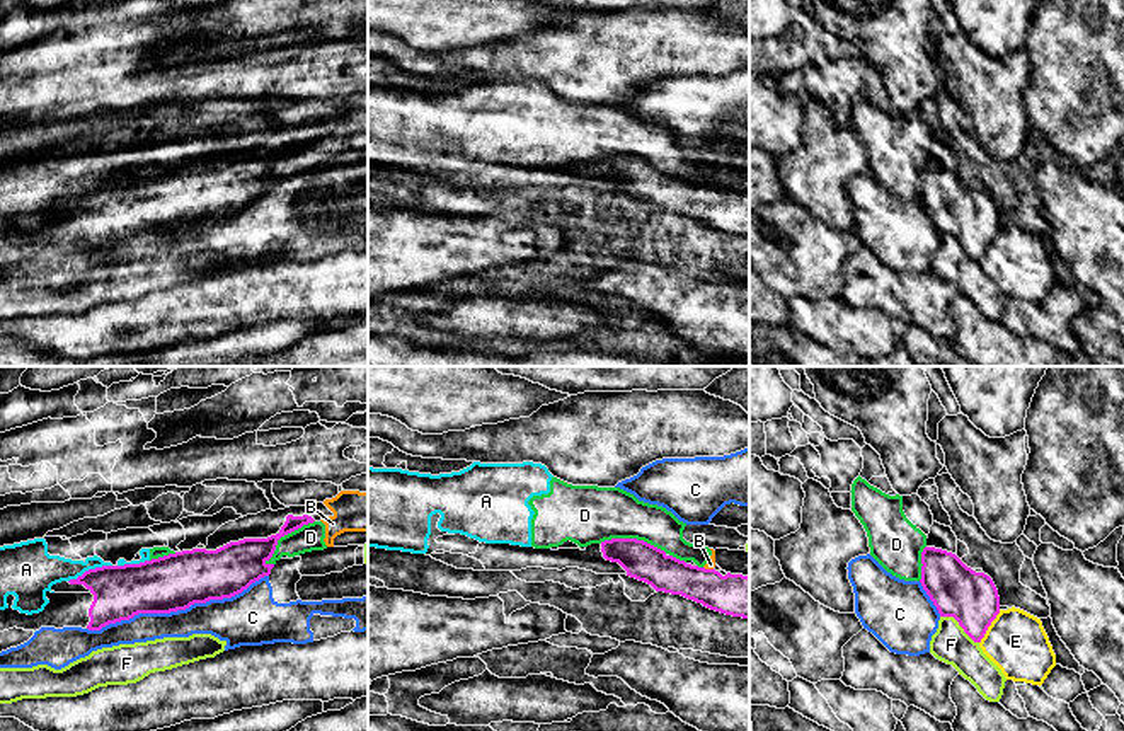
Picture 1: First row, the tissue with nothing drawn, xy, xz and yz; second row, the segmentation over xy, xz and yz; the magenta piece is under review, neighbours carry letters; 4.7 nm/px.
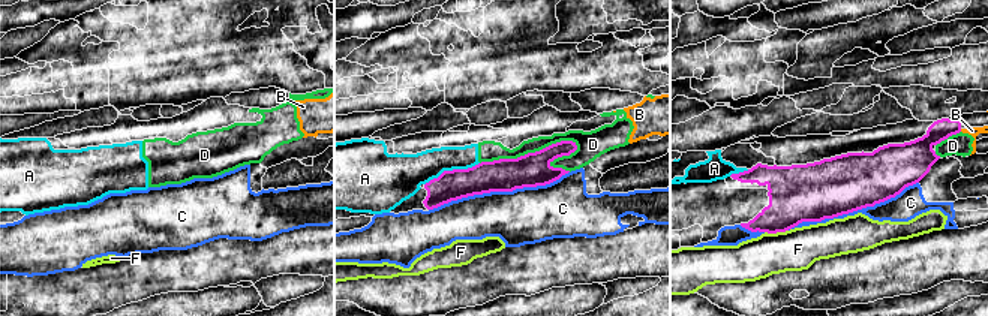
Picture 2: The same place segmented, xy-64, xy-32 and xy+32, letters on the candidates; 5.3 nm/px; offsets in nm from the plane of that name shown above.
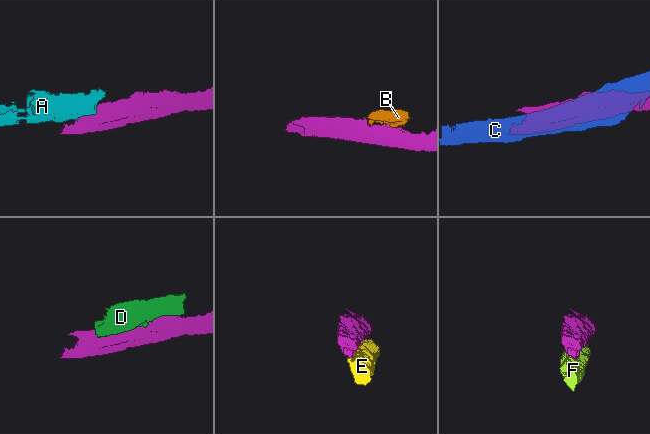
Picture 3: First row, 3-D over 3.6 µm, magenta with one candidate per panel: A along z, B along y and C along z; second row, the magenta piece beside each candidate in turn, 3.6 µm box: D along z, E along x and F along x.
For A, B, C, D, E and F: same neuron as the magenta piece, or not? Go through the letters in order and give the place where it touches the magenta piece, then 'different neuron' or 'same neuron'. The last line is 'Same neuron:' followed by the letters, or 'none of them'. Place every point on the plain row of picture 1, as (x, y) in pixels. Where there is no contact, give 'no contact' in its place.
A: contact xy (89, 188); different neuron
B: contact xz (709, 188); different neuron
C: contact xy (177, 227); different neuron
D: contact xy (285, 152); different neuron
E: contact yz (988, 244); different neuron
F: contact yz (959, 242); different neuron
Same neuron: none of them

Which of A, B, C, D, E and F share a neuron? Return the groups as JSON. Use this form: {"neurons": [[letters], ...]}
{"neurons": [["A", "B", "D"], ["C"], ["E"], ["F"]]}

